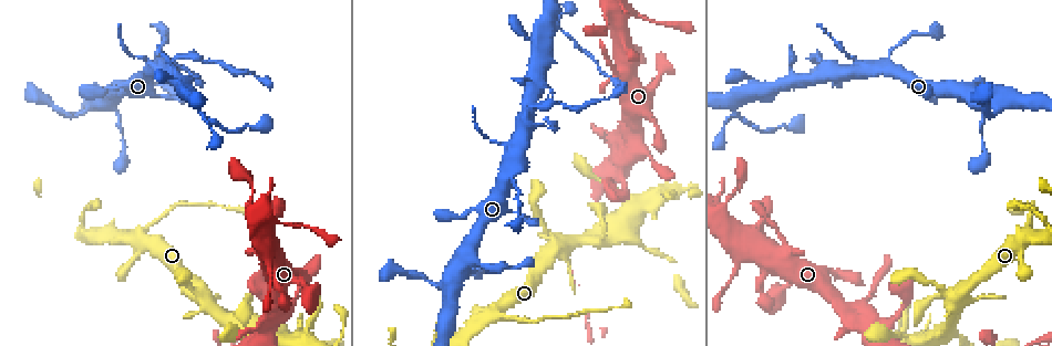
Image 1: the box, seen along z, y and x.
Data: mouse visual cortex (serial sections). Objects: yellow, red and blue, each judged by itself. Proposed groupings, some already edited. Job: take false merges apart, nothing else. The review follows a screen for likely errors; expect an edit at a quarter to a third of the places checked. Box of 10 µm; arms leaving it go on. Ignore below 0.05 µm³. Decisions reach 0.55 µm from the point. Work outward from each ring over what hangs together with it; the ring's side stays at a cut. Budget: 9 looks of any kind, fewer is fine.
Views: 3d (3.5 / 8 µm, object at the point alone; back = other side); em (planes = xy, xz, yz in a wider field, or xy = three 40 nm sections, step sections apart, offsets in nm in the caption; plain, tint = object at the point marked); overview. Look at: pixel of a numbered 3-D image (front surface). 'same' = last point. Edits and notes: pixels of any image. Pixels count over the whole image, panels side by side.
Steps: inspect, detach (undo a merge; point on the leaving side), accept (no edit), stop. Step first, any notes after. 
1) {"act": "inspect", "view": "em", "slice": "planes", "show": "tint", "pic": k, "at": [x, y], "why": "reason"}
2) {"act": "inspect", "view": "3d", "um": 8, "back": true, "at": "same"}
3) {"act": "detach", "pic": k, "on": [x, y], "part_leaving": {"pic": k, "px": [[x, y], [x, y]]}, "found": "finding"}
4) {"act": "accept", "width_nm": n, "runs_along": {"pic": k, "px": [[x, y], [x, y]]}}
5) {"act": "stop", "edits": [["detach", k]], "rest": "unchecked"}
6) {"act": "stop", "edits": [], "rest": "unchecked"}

{"act": "inspect", "view": "3d", "um": 8, "pic": 1, "at": [1022, 237], "why": "two arms in line, one across"}

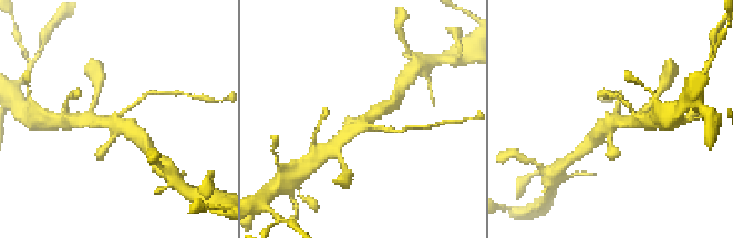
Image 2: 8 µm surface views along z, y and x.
{"act": "inspect", "view": "em", "slice": "planes", "show": "tint", "at": "same"}

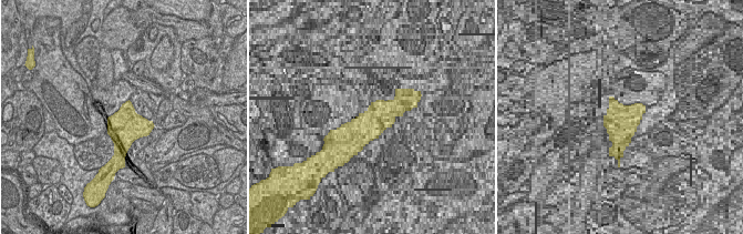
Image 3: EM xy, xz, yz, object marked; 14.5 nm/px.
{"act": "accept", "runs_along": {"pic": 2, "px": [[390, 105], [372, 114], [339, 143]]}, "found": "continuous, no second cell"}

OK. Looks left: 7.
{"act": "inspect", "view": "em", "slice": "xy", "step": 3, "show": "tint", "pic": 1, "at": [556, 246], "why": "sudden change in width"}

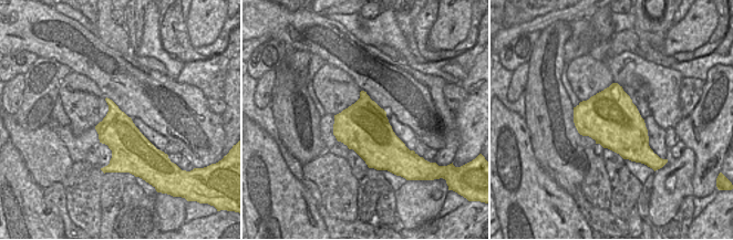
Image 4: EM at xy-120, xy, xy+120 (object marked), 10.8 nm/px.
{"act": "inspect", "view": "3d", "um": 3.5, "at": "same"}

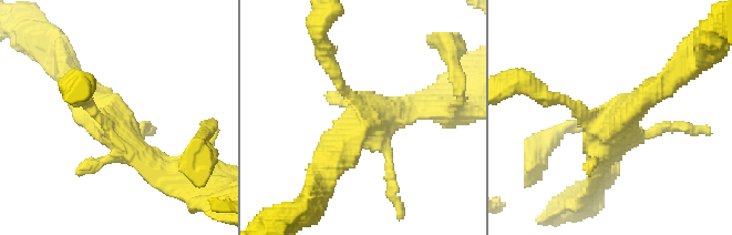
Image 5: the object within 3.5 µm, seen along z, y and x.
{"act": "accept", "runs_along": {"pic": 5, "px": [[72, 87], [146, 159], [171, 169]]}, "found": "all the same cell"}

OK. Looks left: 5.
{"act": "inspect", "view": "3d", "um": 8, "pic": 1, "at": [306, 325], "why": "abrupt turn"}

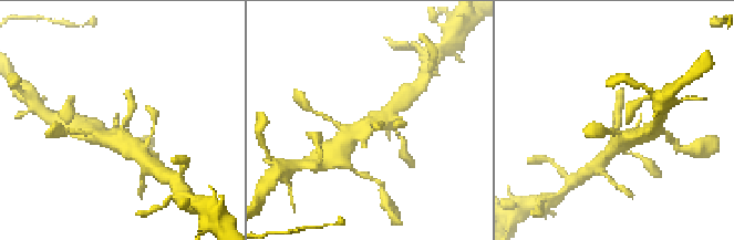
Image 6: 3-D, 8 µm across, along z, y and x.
{"act": "inspect", "view": "3d", "um": 3.5, "at": "same"}

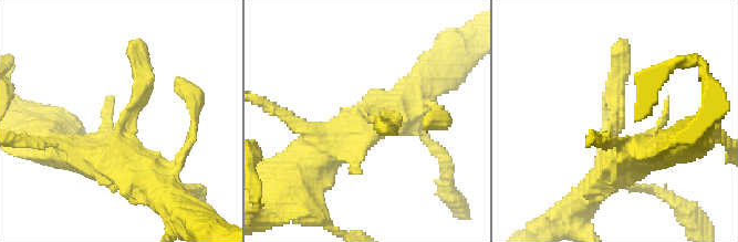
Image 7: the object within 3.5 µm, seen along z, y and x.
{"act": "inspect", "view": "em", "slice": "xy", "step": 1, "show": "tint", "pic": 7, "at": [611, 124], "why": "shape alone is not enough"}

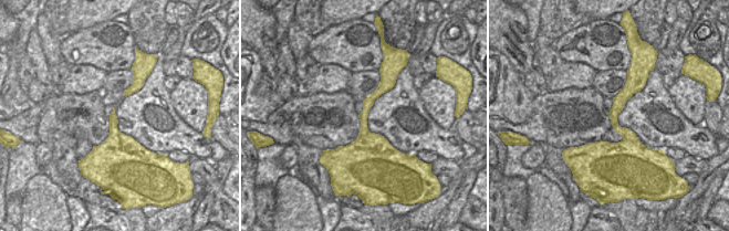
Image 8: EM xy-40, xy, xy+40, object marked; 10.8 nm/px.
{"act": "accept", "runs_along": {"pic": 7, "px": [[89, 165], [120, 165], [139, 60]]}, "found": "all the same cell"}

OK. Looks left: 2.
{"act": "stop", "edits": [], "rest": "unchecked"}

